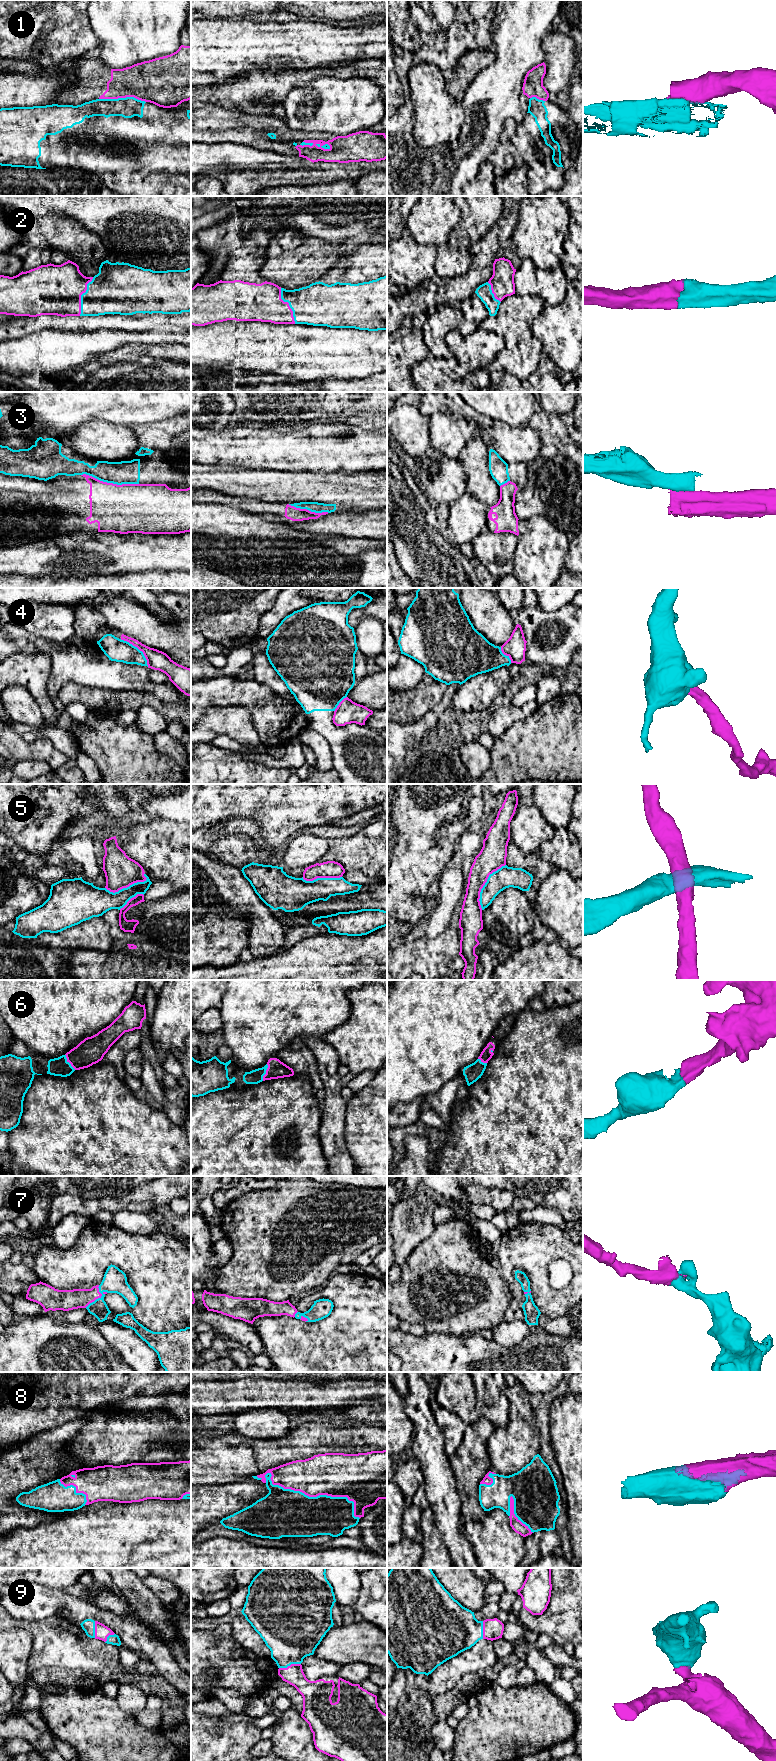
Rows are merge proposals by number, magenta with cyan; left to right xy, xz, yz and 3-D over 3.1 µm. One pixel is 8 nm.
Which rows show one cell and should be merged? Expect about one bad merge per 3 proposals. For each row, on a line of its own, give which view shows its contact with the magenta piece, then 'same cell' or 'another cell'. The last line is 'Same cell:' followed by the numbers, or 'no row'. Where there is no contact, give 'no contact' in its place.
1: xy | another cell
2: xy | same cell
3: xy | another cell
4: xy | another cell
5: yz | another cell
6: xz | same cell
7: xy | same cell
8: xz | same cell
9: xz | same cell
Same cell: 2, 6, 7, 8, 9

